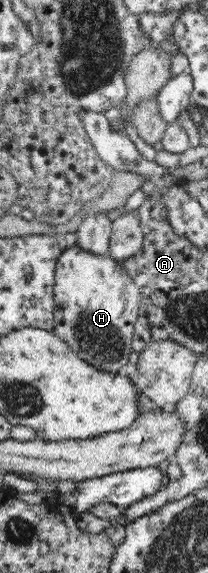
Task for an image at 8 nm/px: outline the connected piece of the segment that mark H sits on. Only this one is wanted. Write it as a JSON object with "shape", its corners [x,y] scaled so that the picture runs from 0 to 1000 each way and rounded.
{"shape":[[[375,429],[327,431],[269,462],[255,518],[269,534],[260,581],[351,609],[380,627],[428,637],[490,647],[591,649],[639,613],[630,599],[668,548],[678,510],[582,459],[524,445],[447,445]]]}

